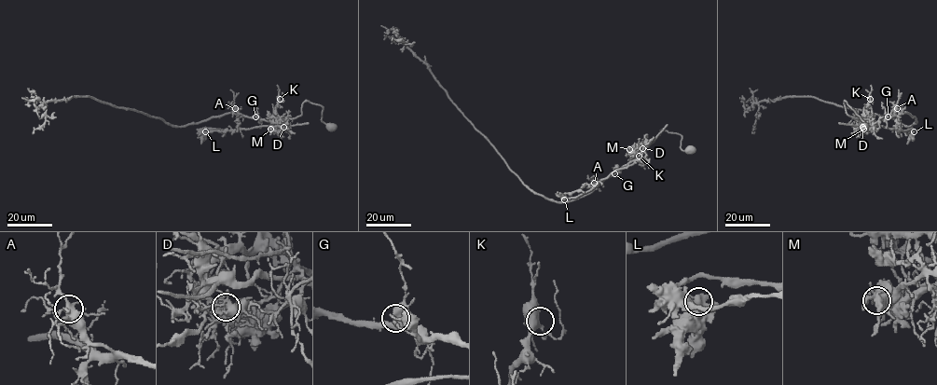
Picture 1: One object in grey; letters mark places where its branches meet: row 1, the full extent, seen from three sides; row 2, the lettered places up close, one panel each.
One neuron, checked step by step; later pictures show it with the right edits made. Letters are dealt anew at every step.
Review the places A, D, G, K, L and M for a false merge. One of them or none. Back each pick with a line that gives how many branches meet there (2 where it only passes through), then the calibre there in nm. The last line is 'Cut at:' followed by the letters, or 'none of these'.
D: branches 5; calibre 400 nm
Cut at: D

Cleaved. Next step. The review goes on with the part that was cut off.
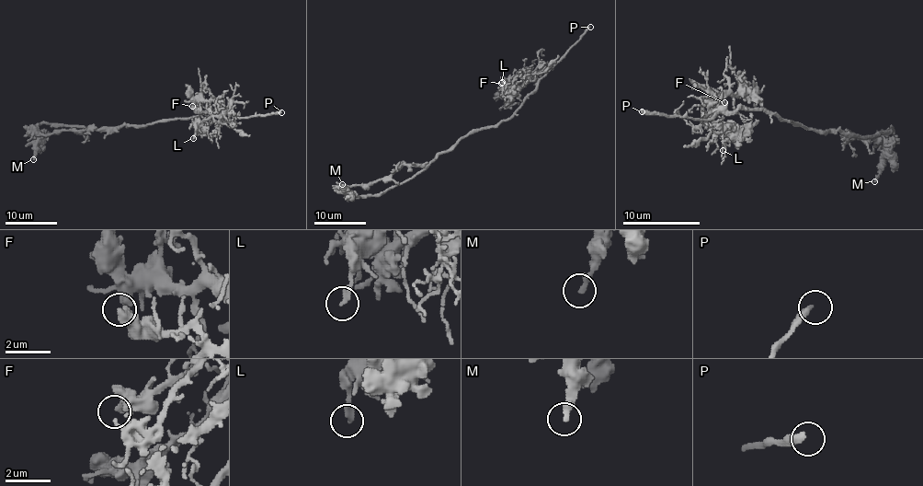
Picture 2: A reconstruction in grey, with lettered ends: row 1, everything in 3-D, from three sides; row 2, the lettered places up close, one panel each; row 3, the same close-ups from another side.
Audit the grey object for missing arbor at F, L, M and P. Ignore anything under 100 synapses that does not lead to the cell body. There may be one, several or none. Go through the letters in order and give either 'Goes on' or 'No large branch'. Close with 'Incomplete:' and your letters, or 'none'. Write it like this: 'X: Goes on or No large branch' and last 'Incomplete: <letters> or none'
F: No large branch
L: No large branch
M: No large branch
P: Goes on
Incomplete: P

